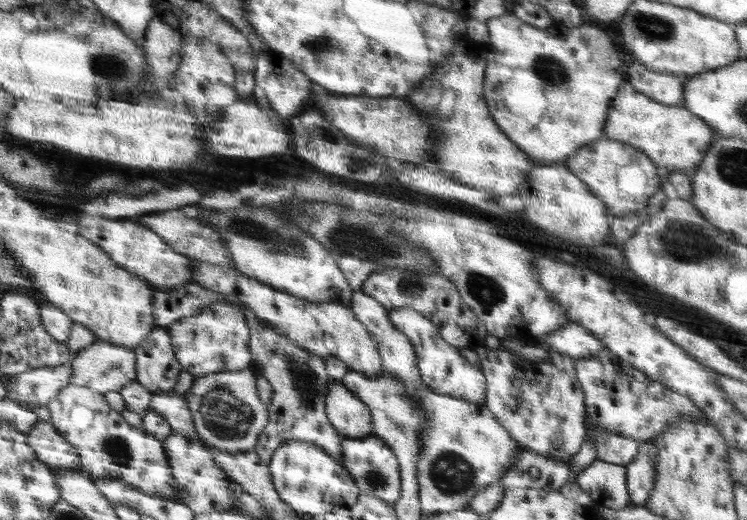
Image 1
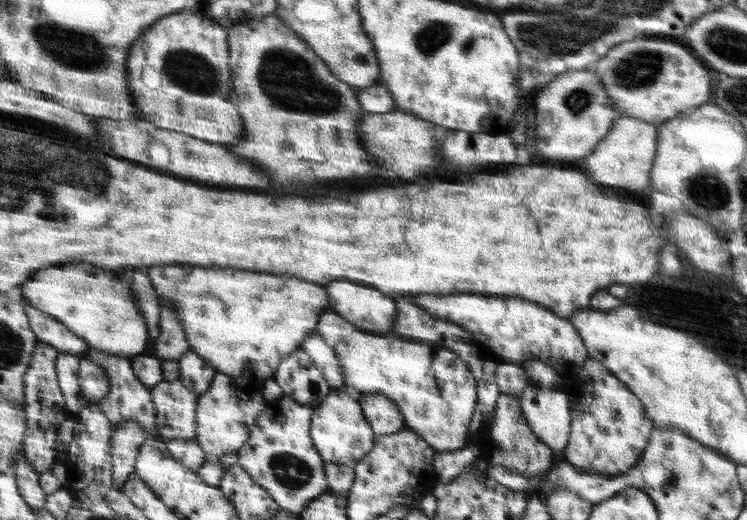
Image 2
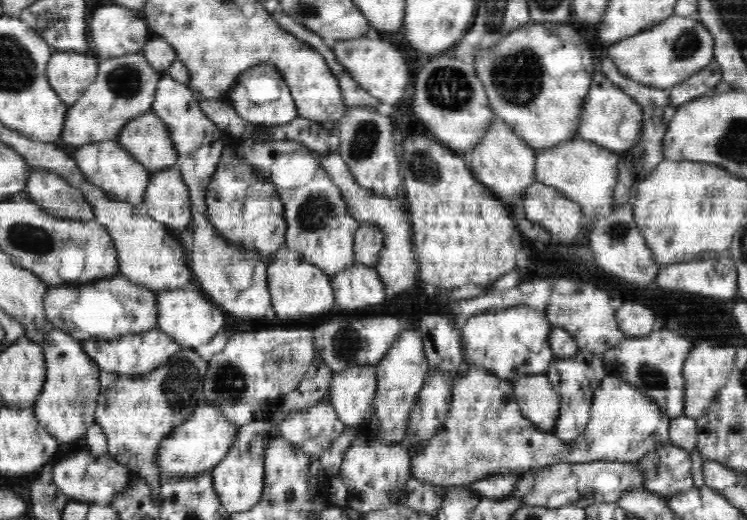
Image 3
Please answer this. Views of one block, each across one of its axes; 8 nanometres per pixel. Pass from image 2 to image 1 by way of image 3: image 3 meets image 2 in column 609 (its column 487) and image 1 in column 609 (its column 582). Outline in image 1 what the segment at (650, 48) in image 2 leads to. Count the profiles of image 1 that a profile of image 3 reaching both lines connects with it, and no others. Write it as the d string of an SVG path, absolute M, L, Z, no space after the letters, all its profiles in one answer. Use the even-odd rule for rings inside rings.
M503 14L489 26L493 43L486 49L484 99L493 119L537 165L562 164L593 140L604 137L612 100L624 83L626 72L614 42L598 26L580 25L556 34L526 24L516 15Z

